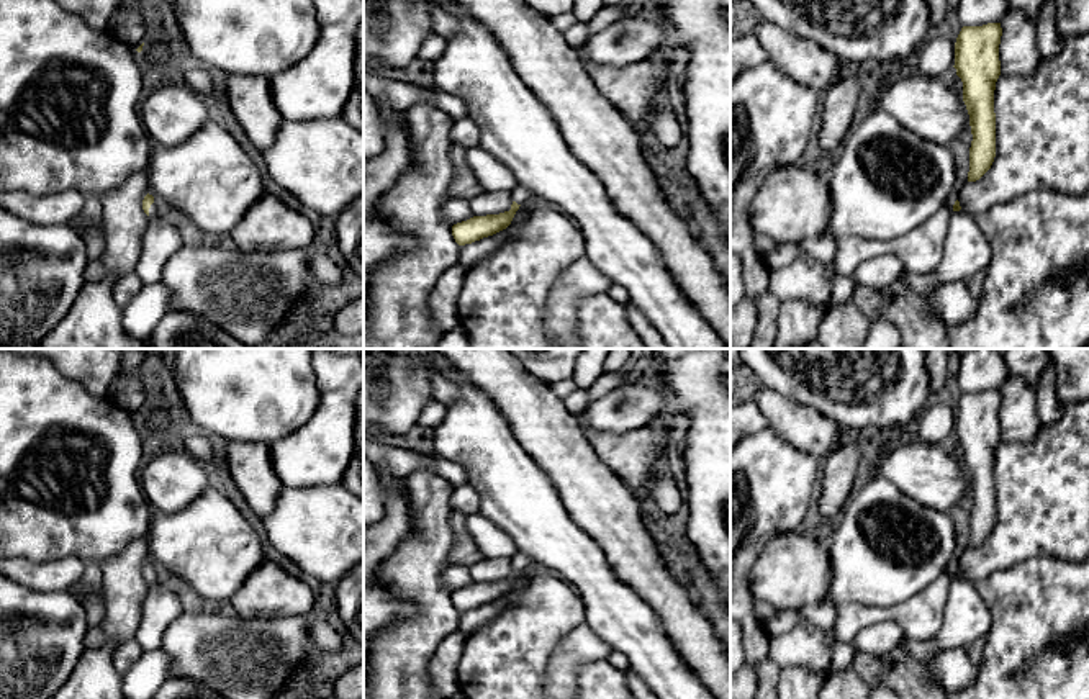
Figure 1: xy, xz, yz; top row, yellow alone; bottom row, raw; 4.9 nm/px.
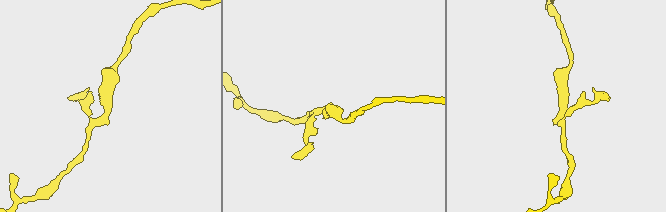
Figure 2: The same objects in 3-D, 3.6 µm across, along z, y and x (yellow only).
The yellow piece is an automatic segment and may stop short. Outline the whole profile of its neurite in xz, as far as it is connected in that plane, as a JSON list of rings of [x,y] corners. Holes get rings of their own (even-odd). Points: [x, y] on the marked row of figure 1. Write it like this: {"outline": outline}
{"outline": [[[516,185],[513,190],[513,205],[509,211],[499,214],[473,216],[467,221],[454,224],[452,236],[455,242],[459,246],[472,244],[506,229],[519,206],[524,205],[529,198],[531,193],[524,187]]]}

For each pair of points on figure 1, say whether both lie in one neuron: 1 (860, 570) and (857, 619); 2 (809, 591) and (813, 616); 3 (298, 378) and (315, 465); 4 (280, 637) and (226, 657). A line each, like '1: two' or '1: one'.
1: two
2: two
3: two
4: one

